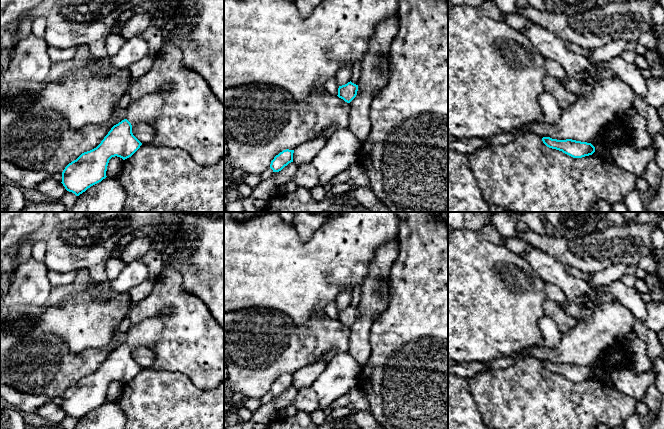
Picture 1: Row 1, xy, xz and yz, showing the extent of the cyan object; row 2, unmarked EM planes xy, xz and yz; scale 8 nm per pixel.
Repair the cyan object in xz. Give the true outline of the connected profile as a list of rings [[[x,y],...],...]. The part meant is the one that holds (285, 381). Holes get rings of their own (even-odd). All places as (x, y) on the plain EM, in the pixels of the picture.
[[[286,373],[276,379],[270,388],[273,396],[279,396],[289,387],[293,386],[293,377],[294,374]]]

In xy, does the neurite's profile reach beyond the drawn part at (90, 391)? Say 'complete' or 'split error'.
split error

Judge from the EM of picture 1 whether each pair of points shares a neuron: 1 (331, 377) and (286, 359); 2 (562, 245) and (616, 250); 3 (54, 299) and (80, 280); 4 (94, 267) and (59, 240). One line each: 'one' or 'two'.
1: two
2: one
3: one
4: one

